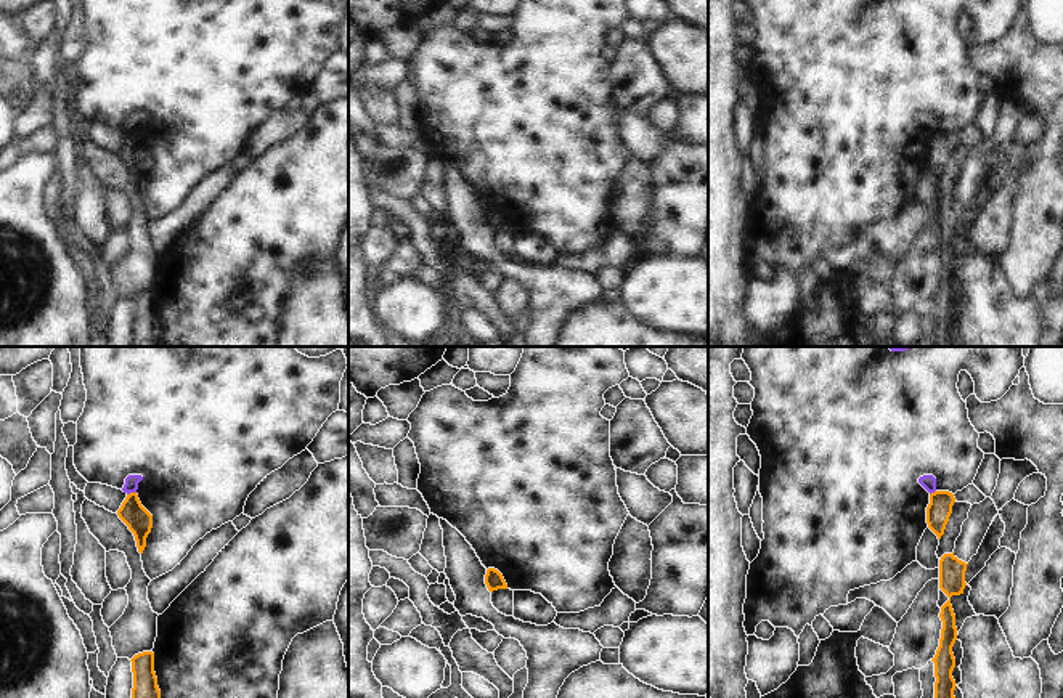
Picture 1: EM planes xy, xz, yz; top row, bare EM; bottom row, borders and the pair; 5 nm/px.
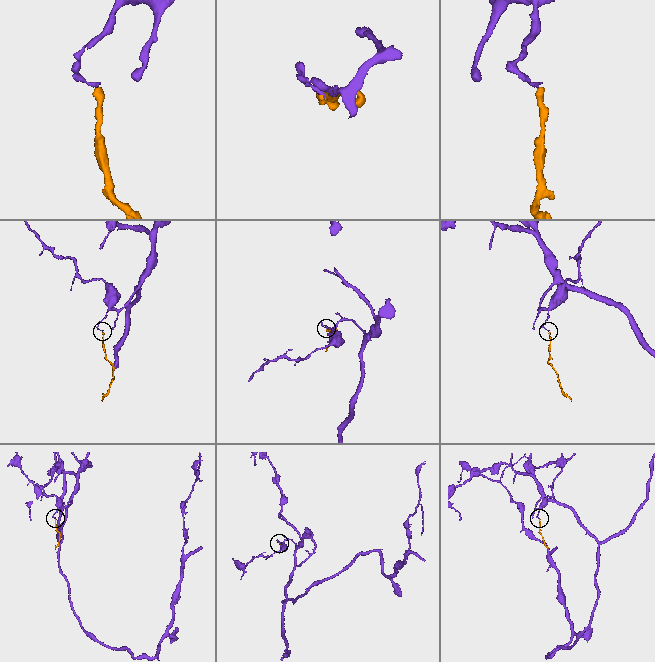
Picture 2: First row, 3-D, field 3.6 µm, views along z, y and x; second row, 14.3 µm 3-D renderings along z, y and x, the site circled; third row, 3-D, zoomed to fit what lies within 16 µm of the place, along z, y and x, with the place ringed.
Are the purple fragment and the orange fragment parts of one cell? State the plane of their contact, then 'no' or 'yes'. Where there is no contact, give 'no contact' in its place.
xy | no

